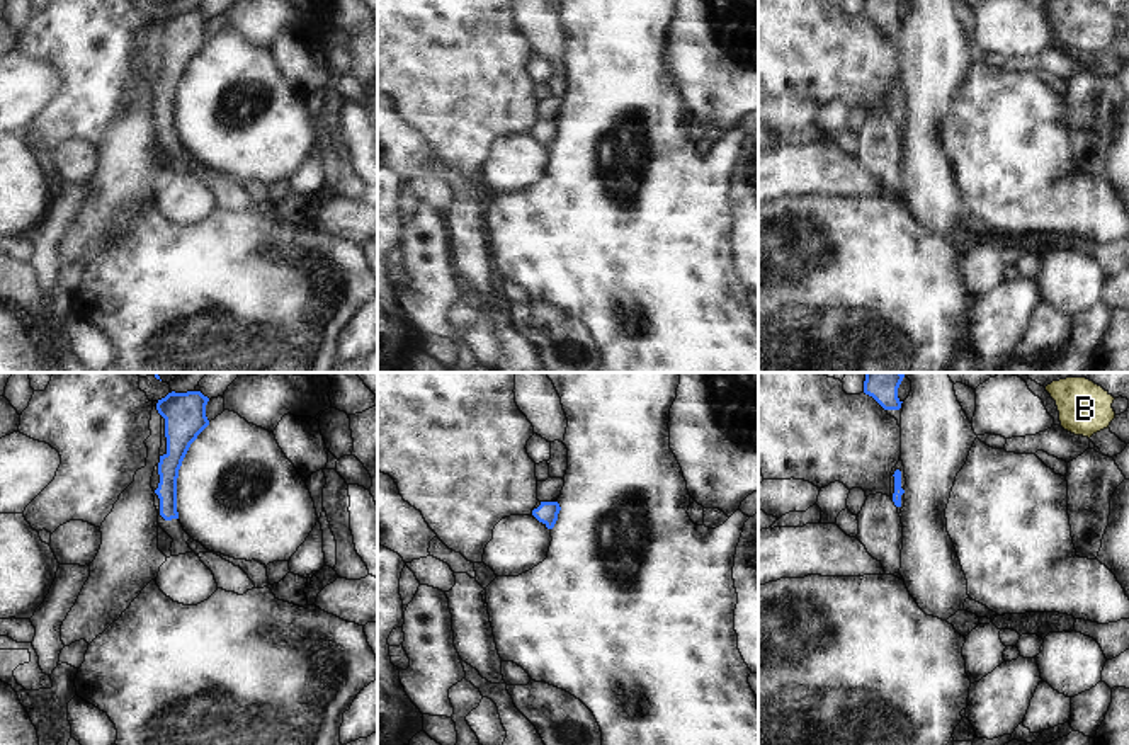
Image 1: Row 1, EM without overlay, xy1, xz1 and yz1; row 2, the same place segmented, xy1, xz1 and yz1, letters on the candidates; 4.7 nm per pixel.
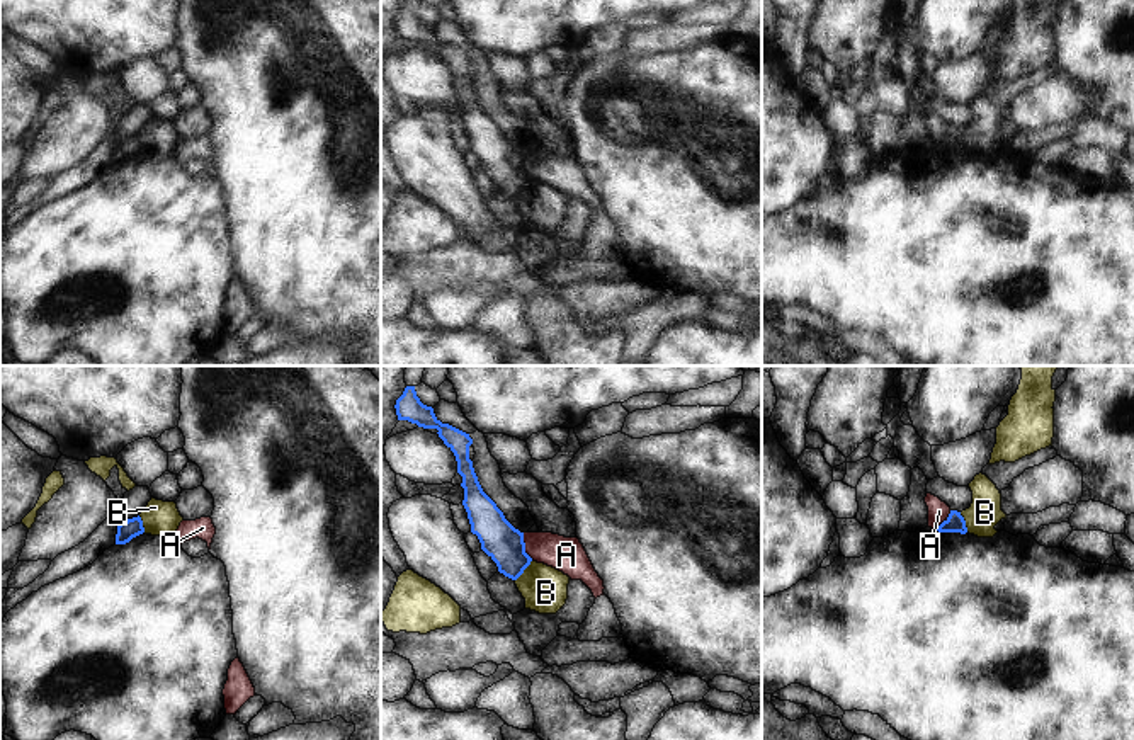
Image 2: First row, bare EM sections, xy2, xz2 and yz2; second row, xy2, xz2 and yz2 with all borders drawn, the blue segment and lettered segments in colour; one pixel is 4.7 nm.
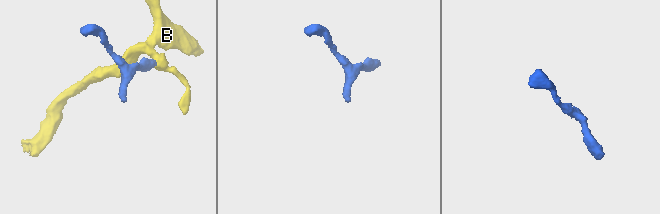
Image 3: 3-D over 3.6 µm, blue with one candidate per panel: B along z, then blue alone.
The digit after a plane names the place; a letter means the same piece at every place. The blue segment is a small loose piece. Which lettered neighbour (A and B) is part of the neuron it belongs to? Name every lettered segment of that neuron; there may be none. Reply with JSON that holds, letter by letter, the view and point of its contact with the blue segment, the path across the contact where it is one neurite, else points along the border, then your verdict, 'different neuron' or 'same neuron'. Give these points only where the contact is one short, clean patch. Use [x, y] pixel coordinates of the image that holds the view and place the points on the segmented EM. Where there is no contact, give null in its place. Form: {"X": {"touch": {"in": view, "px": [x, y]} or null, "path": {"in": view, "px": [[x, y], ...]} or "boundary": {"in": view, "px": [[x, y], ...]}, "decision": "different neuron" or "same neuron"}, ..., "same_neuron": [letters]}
{"A": {"touch": {"in": "xz2", "px": [524, 546]}, "boundary": {"in": "xz2", "px": [[522, 533], [526, 552], [532, 558]]}, "decision": "different neuron"}, "B": {"touch": {"in": "xz2", "px": [524, 569]}, "boundary": {"in": "xz2", "px": [[532, 560], [515, 580]]}, "decision": "different neuron"}, "same_neuron": []}

